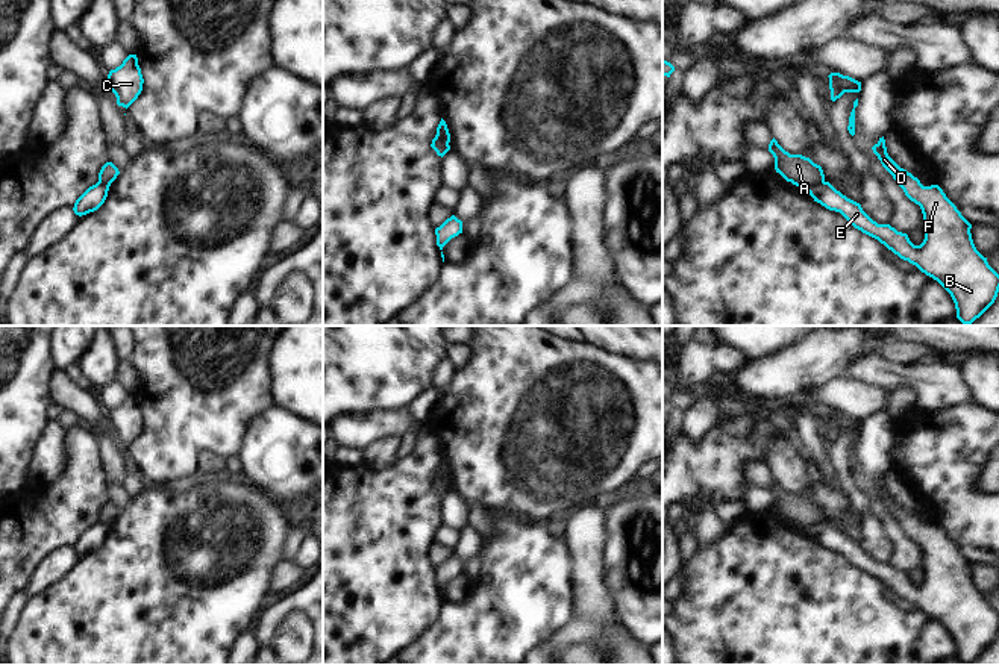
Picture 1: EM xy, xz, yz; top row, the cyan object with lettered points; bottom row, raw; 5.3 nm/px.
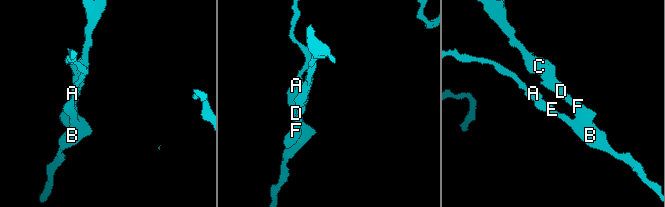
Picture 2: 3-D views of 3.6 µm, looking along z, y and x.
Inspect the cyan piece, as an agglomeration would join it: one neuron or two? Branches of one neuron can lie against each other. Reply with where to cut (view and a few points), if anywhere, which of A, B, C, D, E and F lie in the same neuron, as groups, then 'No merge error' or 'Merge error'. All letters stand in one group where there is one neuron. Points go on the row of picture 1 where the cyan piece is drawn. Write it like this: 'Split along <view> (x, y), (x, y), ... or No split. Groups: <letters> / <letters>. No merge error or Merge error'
Split along yz (823, 181), (807, 190). Groups: A / B C D E F. Merge error

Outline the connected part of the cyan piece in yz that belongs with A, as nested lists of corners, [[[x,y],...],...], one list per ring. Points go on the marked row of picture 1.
[[[773,138],[769,144],[769,151],[775,158],[775,170],[787,182],[808,189],[825,182],[825,174],[820,165],[802,155],[790,155]]]

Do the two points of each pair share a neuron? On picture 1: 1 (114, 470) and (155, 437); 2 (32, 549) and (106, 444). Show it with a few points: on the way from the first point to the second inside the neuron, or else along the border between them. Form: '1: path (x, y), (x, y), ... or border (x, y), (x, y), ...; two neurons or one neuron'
1: border (125, 455), (129, 467); two neurons
2: border (96, 437), (99, 459), (103, 467); two neurons

